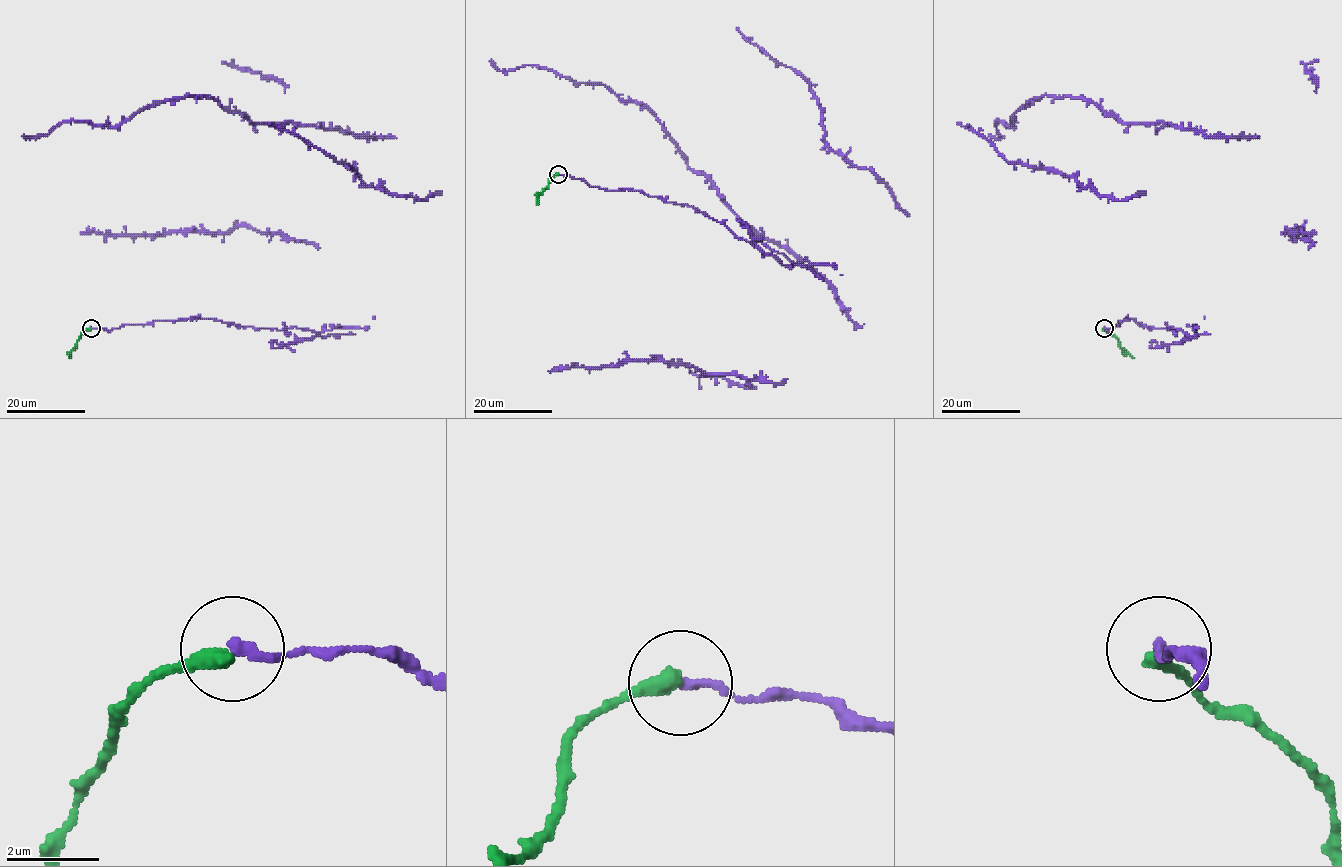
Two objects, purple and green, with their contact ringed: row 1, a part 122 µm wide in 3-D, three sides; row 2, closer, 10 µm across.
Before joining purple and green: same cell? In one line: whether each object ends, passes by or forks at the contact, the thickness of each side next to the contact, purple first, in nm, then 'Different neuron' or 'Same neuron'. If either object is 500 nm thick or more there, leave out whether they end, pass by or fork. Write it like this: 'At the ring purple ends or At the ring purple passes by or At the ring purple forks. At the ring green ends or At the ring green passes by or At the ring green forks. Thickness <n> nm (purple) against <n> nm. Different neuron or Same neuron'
At the ring purple ends. At the ring green ends. Thickness 220 nm (purple) against 380 nm. Different neuron

